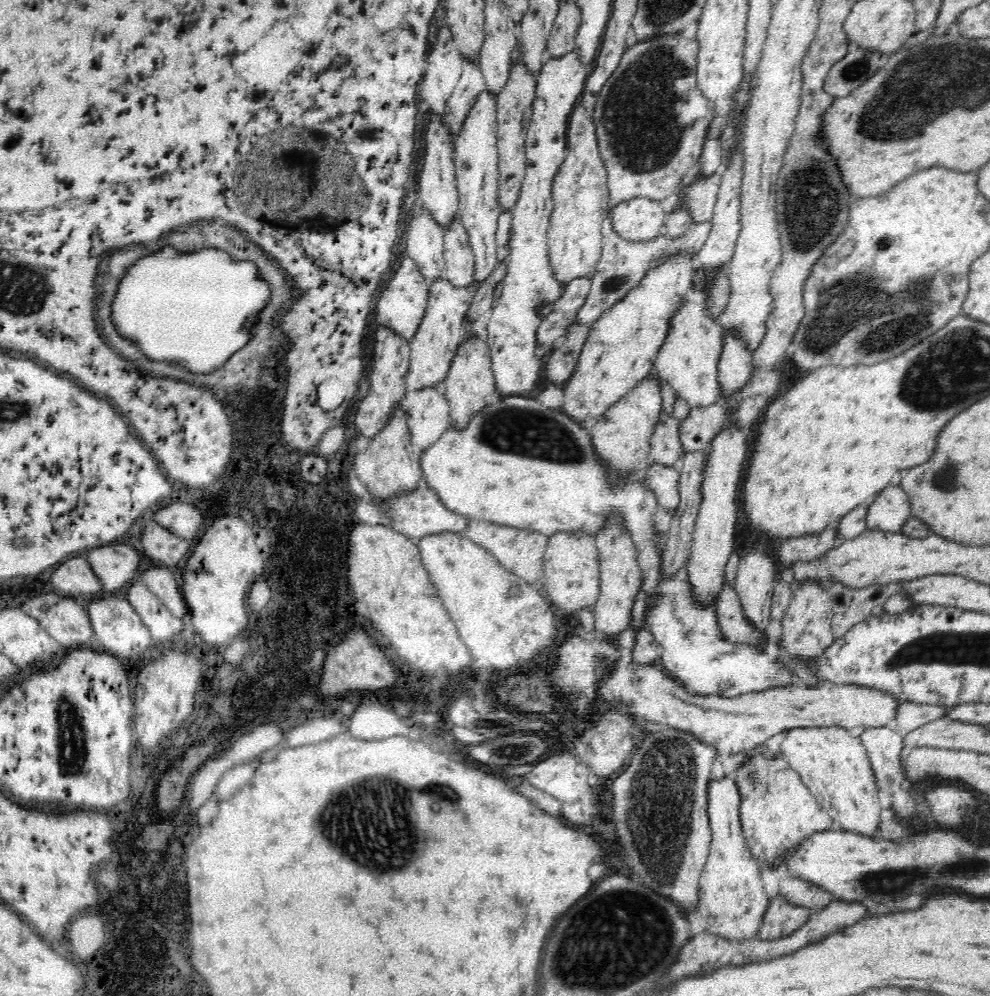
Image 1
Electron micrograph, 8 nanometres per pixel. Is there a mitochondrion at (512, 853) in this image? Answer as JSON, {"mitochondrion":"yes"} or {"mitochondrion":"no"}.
{"mitochondrion":"no"}

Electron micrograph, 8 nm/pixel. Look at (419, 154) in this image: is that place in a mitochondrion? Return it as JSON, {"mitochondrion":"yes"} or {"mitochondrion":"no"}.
{"mitochondrion":"no"}

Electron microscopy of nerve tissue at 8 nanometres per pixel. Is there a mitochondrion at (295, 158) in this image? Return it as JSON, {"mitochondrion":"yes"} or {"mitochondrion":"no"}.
{"mitochondrion":"no"}

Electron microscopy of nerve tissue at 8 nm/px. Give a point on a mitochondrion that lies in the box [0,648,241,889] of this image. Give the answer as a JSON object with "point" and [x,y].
{"point":[73,740]}

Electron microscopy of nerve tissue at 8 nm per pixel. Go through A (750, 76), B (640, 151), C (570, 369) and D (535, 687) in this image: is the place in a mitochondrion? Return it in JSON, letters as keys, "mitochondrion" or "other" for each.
{"A":"other","B":"mitochondrion","C":"other","D":"mitochondrion"}

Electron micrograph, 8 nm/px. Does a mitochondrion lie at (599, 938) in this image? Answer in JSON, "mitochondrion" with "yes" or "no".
{"mitochondrion":"yes"}

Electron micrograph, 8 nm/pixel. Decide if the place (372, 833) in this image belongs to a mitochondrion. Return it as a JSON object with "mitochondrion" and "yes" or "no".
{"mitochondrion":"yes"}

